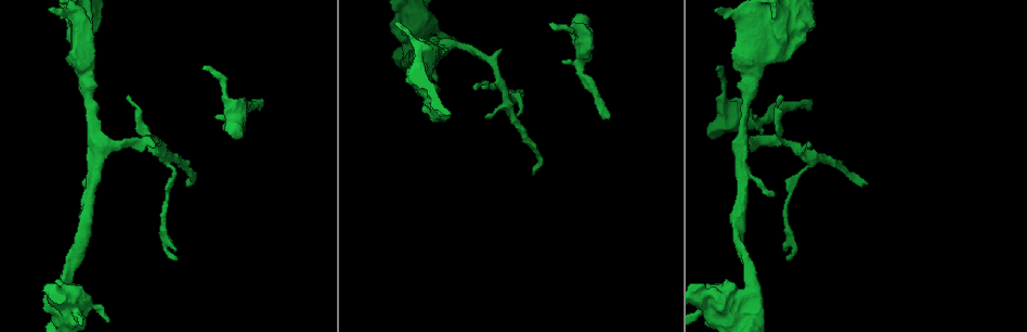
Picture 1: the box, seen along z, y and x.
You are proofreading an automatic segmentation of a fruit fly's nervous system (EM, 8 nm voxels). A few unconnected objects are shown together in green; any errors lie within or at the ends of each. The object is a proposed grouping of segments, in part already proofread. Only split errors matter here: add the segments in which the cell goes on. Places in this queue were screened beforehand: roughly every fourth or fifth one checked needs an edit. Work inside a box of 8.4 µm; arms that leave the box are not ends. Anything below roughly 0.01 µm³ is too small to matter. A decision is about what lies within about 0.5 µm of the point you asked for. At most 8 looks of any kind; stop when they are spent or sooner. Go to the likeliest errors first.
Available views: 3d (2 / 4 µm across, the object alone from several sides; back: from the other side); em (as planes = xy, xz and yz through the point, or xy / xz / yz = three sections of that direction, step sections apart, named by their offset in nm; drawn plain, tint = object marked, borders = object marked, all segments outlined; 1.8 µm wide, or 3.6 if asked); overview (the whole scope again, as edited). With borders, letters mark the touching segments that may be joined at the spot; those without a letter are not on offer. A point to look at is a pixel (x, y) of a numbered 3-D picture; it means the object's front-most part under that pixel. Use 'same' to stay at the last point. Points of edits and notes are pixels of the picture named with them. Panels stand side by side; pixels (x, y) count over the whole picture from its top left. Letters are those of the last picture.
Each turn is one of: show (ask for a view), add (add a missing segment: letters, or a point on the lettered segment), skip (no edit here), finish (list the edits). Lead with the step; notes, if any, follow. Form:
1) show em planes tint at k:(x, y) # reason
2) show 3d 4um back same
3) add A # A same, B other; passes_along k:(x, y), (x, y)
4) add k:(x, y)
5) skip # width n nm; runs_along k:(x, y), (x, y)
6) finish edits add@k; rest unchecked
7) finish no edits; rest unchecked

show 3d 2um at 1:(261, 103) # an open end

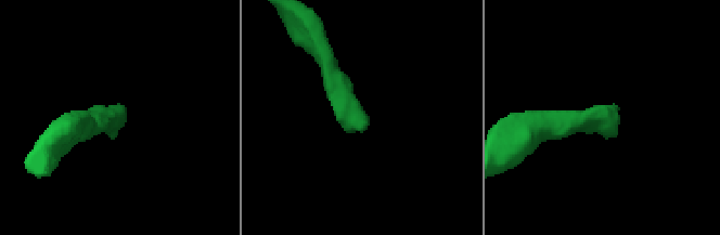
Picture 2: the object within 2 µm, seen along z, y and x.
show em yz step 16 borders at 2:(121, 113)

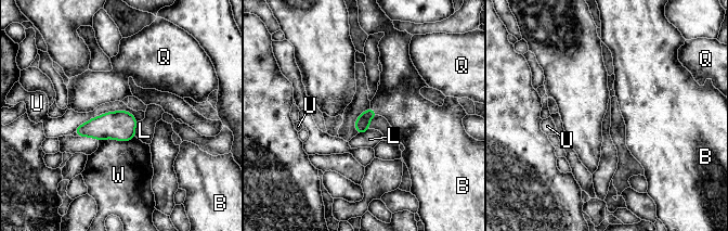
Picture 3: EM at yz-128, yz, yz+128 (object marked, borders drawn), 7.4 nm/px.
add B # width 110 nm; B same, L other, Q other, U other, W other; passes_along 3:(362, 125), (374, 111), (398, 99); the cell continues

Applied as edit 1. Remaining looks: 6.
show em planes plain at 1:(473, 88)

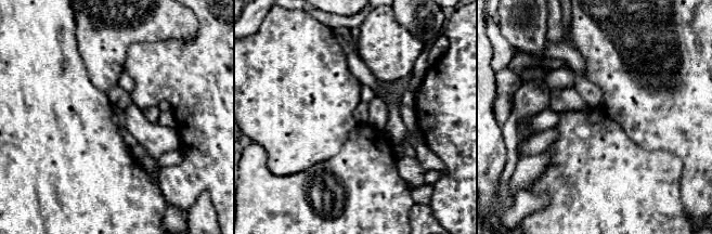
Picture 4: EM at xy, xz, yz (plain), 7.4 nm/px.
show em planes borders same

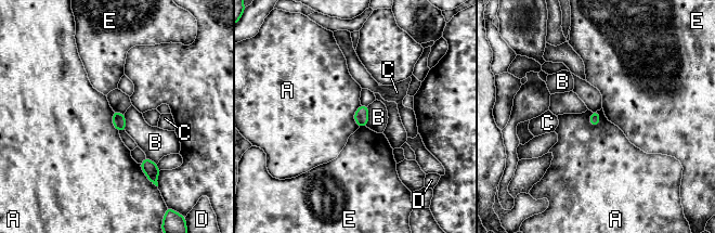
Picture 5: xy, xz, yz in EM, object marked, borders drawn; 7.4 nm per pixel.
skip # A other, B other, C other, D other, E other; border 5:(597, 111), (599, 123), (590, 126); no lettered segment goes on from it

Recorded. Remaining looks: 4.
finish edits add@3; rest unchecked

